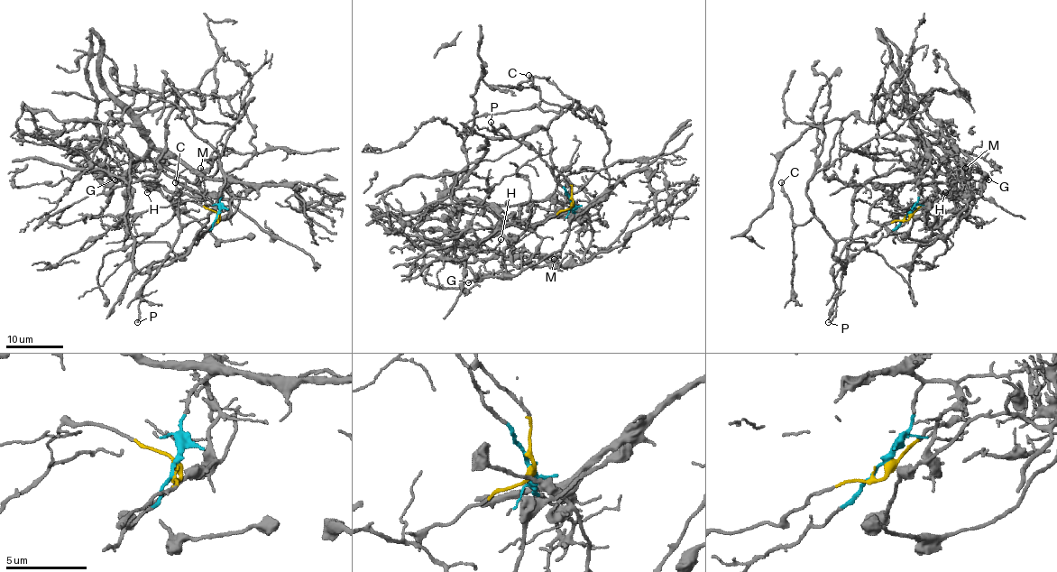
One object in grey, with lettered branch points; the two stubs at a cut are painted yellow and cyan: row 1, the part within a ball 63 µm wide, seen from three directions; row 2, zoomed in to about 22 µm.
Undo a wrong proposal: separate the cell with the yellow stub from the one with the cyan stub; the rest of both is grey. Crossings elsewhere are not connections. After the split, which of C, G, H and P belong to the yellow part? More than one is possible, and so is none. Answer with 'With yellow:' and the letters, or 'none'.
With yellow: C

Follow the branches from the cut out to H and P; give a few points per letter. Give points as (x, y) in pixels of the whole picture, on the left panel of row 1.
H: (218, 215), (223, 189), (228, 181), (197, 176), (178, 160), (154, 150), (151, 150), (130, 170), (147, 191)
P: (218, 215), (197, 244), (151, 267), (137, 321)

